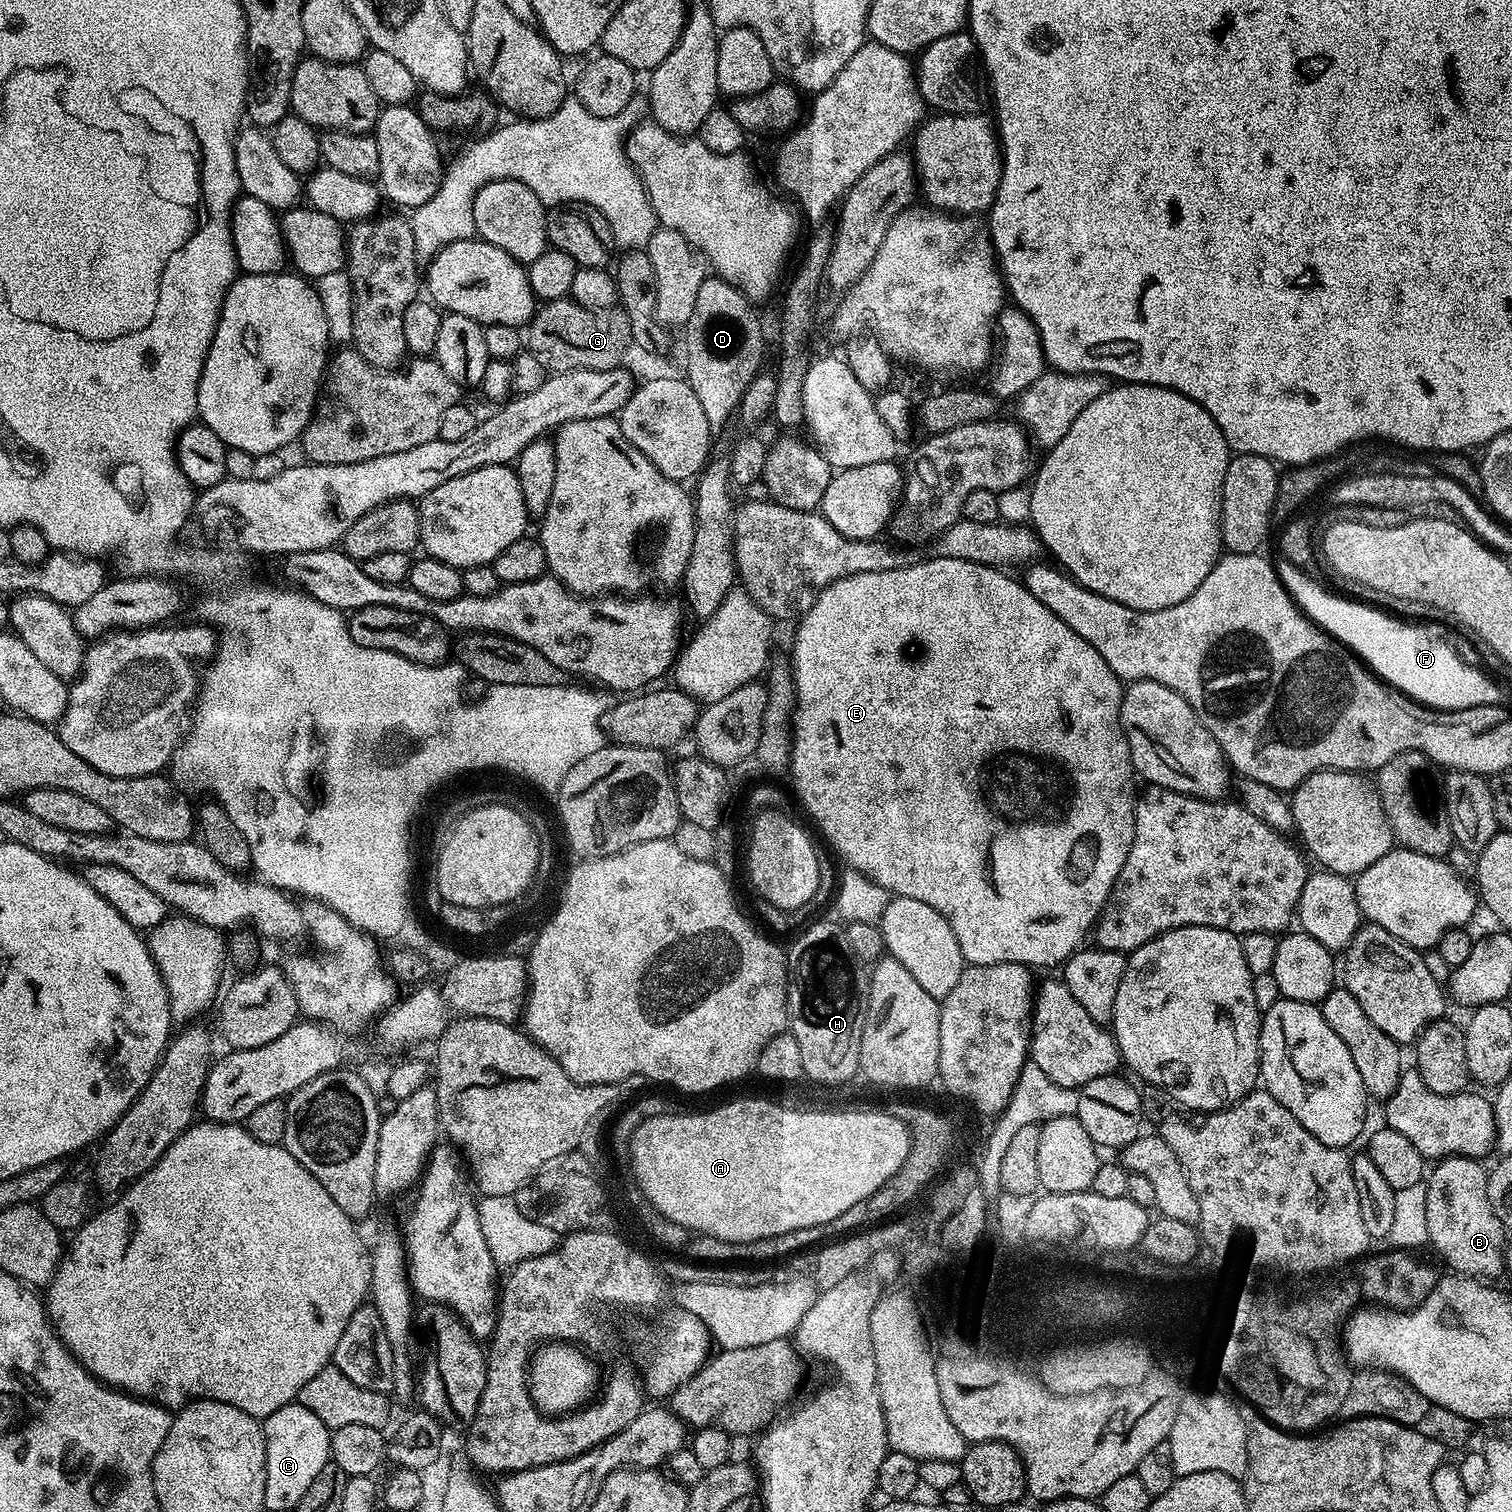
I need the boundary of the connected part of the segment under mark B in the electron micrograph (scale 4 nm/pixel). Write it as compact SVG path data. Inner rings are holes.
M1446 1156L1443 1157L1435 1165L1436 1168L1427 1173L1426 1183L1428 1185L1428 1190L1426 1192L1426 1230L1428 1231L1428 1238L1431 1244L1431 1247L1436 1247L1436 1252L1449 1264L1451 1271L1456 1274L1463 1274L1466 1276L1474 1276L1477 1278L1496 1278L1492 1276L1501 1276L1505 1275L1504 1271L1504 1249L1506 1245L1506 1229L1502 1221L1498 1218L1498 1214L1492 1209L1492 1203L1488 1197L1488 1174L1489 1169L1487 1167L1483 1168L1481 1161L1479 1159L1473 1158L1471 1156Z

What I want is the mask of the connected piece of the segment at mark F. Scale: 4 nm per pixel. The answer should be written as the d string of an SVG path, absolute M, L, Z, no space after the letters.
M1281 559L1275 570L1283 578L1288 595L1317 627L1323 628L1328 635L1343 647L1352 651L1381 681L1393 689L1404 692L1409 699L1423 700L1430 707L1450 709L1470 709L1480 705L1499 705L1502 692L1482 671L1466 662L1448 642L1445 630L1436 622L1407 622L1397 617L1388 616L1376 608L1348 600L1339 593L1332 593L1325 585L1309 578L1303 572L1296 571L1289 560Z

